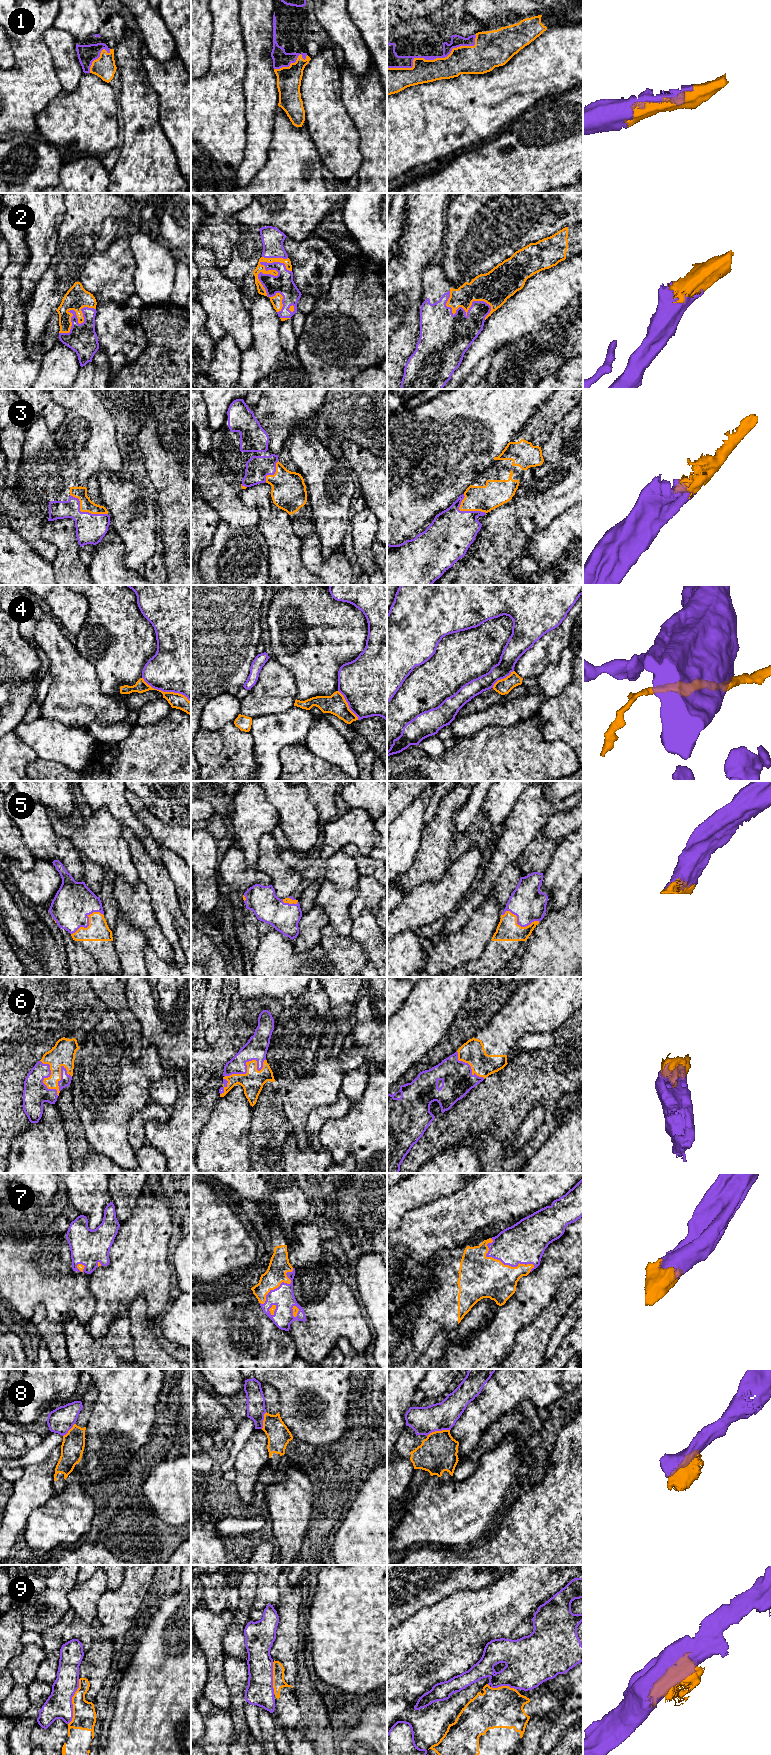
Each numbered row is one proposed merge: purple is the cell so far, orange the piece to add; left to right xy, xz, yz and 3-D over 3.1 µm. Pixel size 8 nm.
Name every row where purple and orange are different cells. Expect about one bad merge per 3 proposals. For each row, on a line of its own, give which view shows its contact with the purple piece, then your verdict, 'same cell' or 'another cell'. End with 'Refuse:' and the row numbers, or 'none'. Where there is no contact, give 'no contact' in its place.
1: meets purple in yz; same cell
2: meets purple in xz; same cell
3: meets purple in xy; same cell
4: meets purple in xy; another cell
5: meets purple in yz; same cell
6: meets purple in xy; same cell
7: meets purple in yz; same cell
8: meets purple in yz; another cell
9: meets purple in xy; another cell
Refuse: 4, 8, 9

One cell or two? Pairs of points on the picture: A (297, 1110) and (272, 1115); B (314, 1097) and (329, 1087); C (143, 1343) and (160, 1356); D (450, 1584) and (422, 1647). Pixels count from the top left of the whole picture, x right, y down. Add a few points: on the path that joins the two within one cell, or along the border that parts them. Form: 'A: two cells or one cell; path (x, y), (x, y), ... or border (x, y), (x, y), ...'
A: two cells; border (276, 1094), (279, 1100), (279, 1108), (287, 1120)
B: one cell; path (318, 1093), (325, 1087)
C: one cell; path (147, 1347), (156, 1356)
D: two cells; border (466, 1589), (455, 1591), (423, 1608)

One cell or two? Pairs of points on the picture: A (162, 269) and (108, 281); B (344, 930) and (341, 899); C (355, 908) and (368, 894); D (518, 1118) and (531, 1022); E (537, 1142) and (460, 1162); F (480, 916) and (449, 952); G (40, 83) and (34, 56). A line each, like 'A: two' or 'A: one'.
A: two
B: one
C: one
D: two
E: two
F: one
G: one

